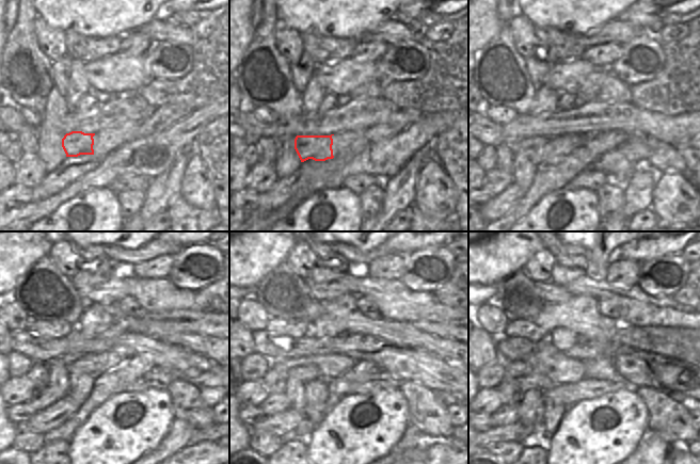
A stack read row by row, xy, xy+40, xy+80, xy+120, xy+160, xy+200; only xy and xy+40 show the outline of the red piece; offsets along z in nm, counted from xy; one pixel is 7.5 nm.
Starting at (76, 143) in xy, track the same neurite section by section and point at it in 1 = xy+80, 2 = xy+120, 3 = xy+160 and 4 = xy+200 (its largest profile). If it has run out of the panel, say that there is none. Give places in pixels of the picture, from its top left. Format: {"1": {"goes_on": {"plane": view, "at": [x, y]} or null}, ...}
{"1": {"goes_on": {"plane": "xy+80", "at": [546, 150]}}, "2": {"goes_on": {"plane": "xy+120", "at": [41, 400]}}, "3": {"goes_on": {"plane": "xy+160", "at": [275, 403]}}, "4": {"goes_on": {"plane": "xy+200", "at": [507, 414]}}}

